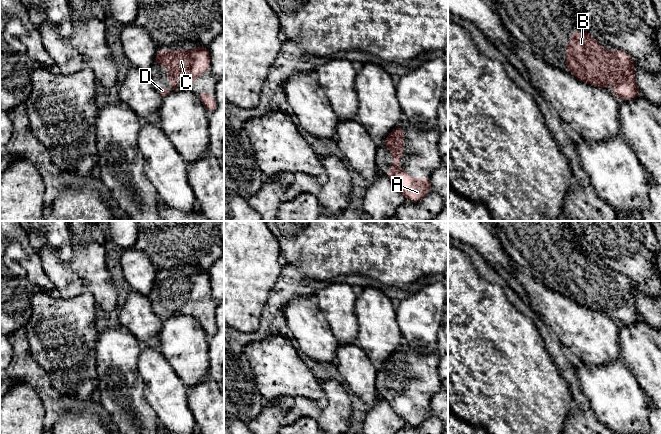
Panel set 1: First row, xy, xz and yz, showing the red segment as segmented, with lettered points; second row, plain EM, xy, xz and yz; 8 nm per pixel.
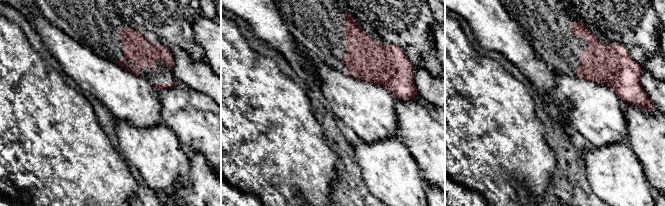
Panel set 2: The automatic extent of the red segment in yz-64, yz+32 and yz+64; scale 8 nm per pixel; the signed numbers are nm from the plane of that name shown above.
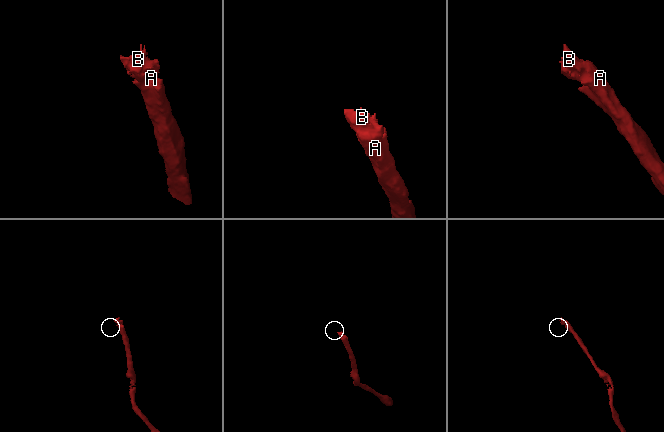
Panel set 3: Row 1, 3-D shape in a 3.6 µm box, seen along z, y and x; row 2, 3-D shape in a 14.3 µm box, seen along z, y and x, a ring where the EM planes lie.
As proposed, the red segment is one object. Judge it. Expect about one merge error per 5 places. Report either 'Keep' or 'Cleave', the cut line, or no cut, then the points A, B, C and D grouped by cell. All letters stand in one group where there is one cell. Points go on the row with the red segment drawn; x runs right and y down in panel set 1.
Keep. No split. Groups: A B C D

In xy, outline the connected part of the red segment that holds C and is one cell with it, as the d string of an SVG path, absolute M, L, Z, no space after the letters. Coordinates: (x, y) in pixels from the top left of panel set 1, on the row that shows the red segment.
M201 45L194 50L186 51L158 49L154 64L162 64L168 69L168 83L172 87L171 92L177 92L180 90L180 85L176 83L176 79L187 73L188 78L195 83L197 76L210 71L211 56L208 48Z

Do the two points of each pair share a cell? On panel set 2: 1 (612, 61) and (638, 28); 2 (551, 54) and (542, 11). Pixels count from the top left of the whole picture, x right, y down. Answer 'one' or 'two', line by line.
1: two
2: one

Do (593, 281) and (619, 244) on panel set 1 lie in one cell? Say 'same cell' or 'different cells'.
different cells

